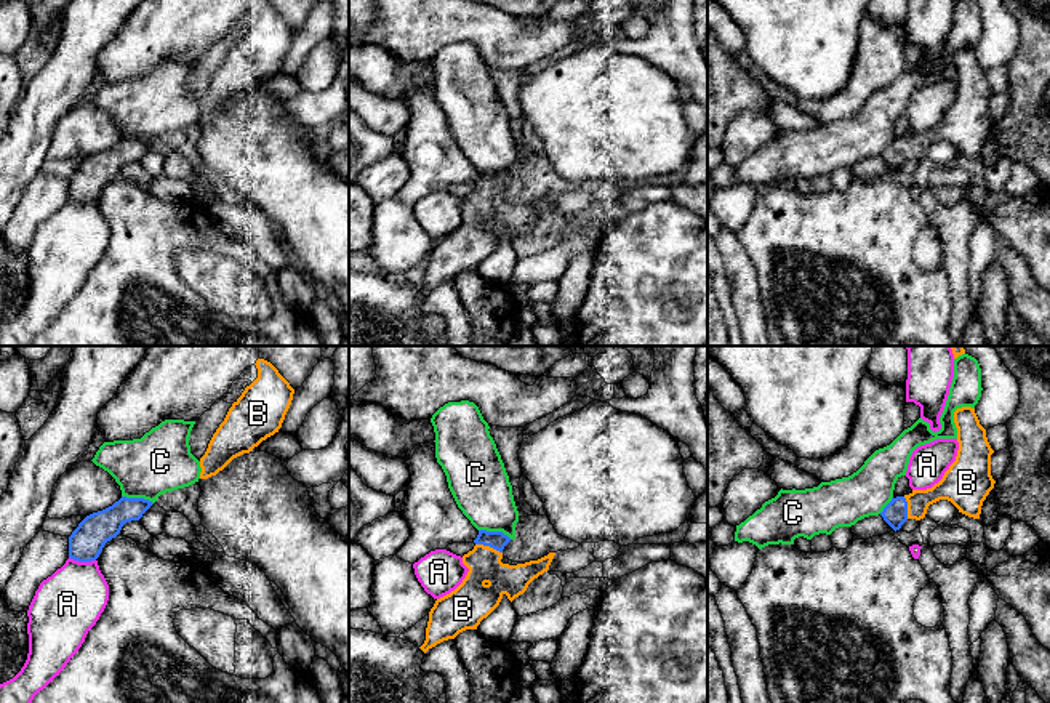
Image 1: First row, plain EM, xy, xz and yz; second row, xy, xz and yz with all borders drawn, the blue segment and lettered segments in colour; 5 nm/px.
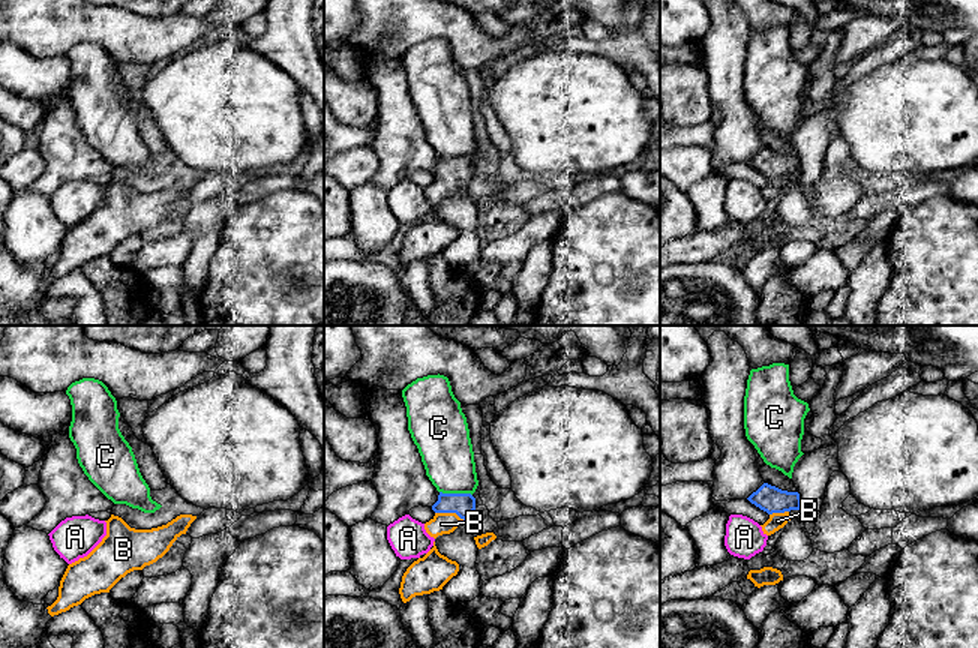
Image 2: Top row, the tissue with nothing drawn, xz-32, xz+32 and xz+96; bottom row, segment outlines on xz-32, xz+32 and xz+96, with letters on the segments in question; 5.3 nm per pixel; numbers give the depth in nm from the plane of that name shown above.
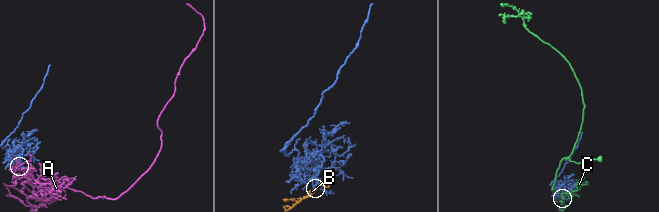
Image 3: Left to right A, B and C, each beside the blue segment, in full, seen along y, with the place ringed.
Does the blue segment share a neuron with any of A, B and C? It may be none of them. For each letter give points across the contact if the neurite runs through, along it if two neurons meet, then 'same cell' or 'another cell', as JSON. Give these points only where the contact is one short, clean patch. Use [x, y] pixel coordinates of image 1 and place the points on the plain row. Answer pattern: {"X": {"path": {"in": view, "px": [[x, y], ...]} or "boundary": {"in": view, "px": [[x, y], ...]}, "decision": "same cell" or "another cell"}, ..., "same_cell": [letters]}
{"A": {"decision": "another cell"}, "B": {"path": {"in": "xz", "px": [[496, 181], [488, 186], [484, 204]]}, "decision": "same cell"}, "C": {"decision": "another cell"}, "same_cell": ["B"]}

